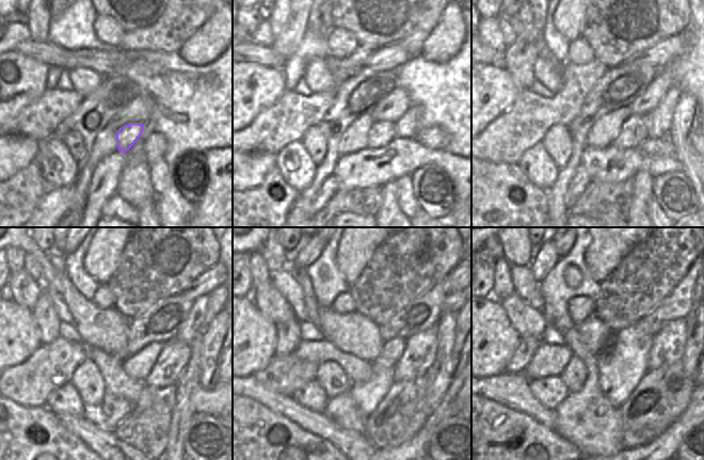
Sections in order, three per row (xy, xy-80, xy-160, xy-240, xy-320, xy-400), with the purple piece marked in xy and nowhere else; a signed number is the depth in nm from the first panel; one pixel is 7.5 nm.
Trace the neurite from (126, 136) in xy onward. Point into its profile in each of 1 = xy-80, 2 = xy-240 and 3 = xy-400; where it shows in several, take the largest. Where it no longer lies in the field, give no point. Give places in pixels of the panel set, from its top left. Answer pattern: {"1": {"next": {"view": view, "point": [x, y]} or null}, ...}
{"1": {"next": {"view": "xy-80", "point": [381, 133]}}, "2": {"next": {"view": "xy-240", "point": [175, 354]}}, "3": {"next": {"view": "xy-400", "point": [668, 347]}}}

